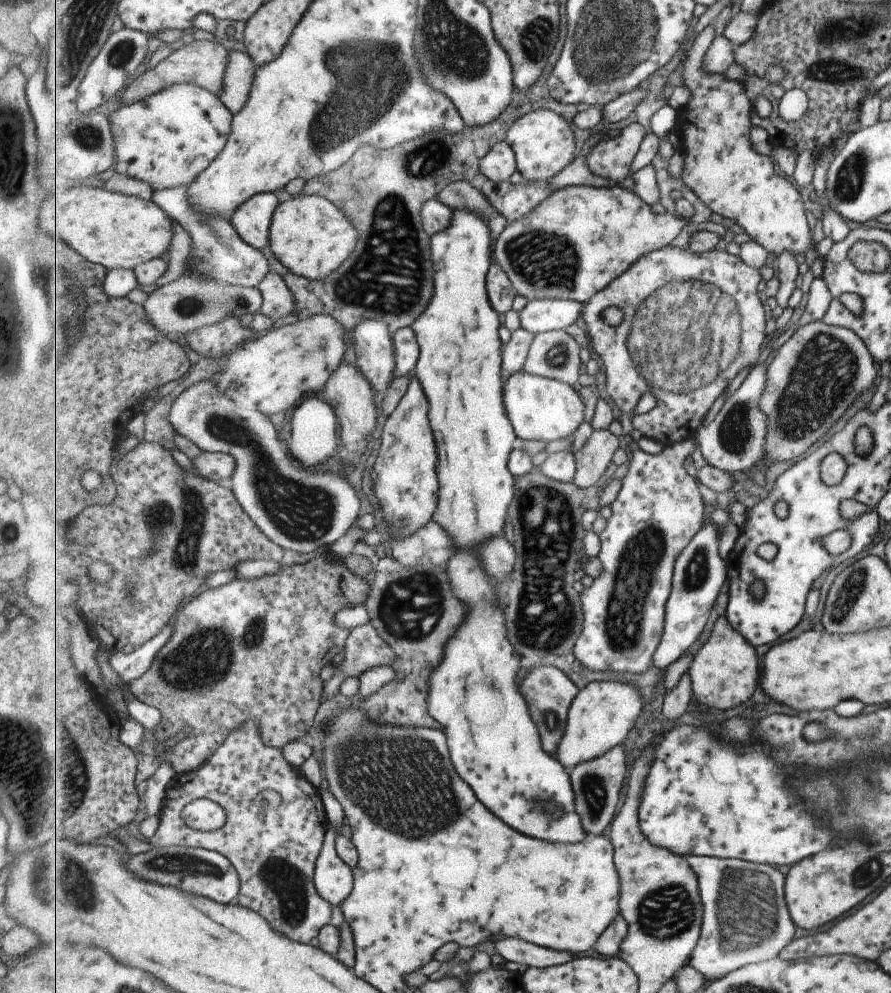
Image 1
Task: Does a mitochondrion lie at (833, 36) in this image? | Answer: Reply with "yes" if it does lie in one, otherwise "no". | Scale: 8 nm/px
yes

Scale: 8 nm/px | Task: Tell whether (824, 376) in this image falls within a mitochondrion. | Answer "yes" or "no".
yes

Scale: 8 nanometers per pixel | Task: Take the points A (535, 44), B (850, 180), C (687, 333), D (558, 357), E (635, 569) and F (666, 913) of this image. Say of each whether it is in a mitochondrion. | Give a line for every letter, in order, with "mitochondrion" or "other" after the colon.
A: mitochondrion
B: mitochondrion
C: mitochondrion
D: mitochondrion
E: mitochondrion
F: mitochondrion

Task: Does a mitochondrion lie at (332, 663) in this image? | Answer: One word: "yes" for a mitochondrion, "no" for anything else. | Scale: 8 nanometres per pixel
no

